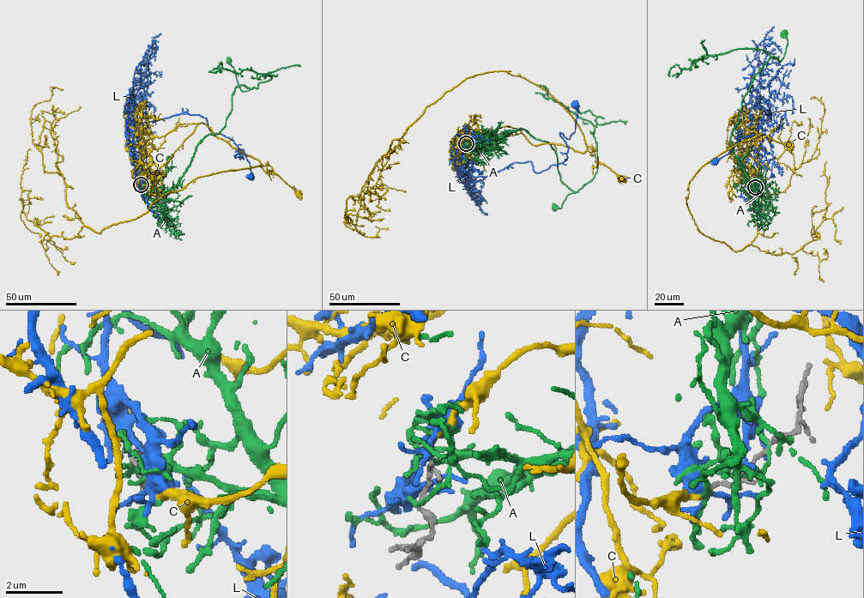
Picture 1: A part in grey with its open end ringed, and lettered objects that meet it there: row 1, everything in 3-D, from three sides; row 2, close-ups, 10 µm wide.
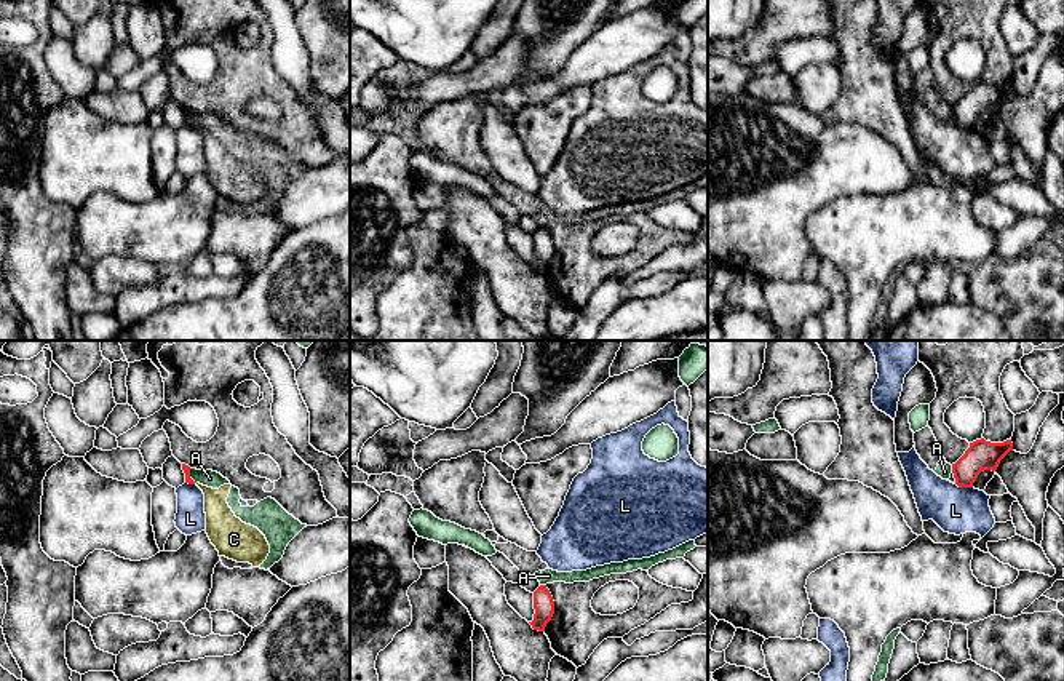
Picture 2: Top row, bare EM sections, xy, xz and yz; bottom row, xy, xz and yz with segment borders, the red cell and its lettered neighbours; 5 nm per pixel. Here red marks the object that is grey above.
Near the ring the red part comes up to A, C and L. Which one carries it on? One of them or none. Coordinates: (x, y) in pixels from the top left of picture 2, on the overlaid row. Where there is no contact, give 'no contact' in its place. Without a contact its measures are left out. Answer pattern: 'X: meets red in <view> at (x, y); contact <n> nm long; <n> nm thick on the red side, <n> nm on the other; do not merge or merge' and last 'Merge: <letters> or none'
A: meets red in yz at (952, 469); contact 40 nm long; 150 nm thick on the red side, 70 nm on the other; do not merge
C: no contact; merge
L: meets red in yz at (964, 486); contact 90 nm long; 150 nm thick on the red side, 240 nm on the other; do not merge
Merge: C

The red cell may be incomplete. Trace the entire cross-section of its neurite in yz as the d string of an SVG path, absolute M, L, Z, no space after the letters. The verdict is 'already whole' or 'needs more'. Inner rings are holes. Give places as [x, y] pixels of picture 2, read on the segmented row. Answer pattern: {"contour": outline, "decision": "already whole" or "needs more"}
{"contour": "M984 438L970 443L965 454L952 464L952 473L959 488L973 488L978 475L984 470L995 472L1000 460L1013 451L1011 440L991 443Z", "decision": "already whole"}

